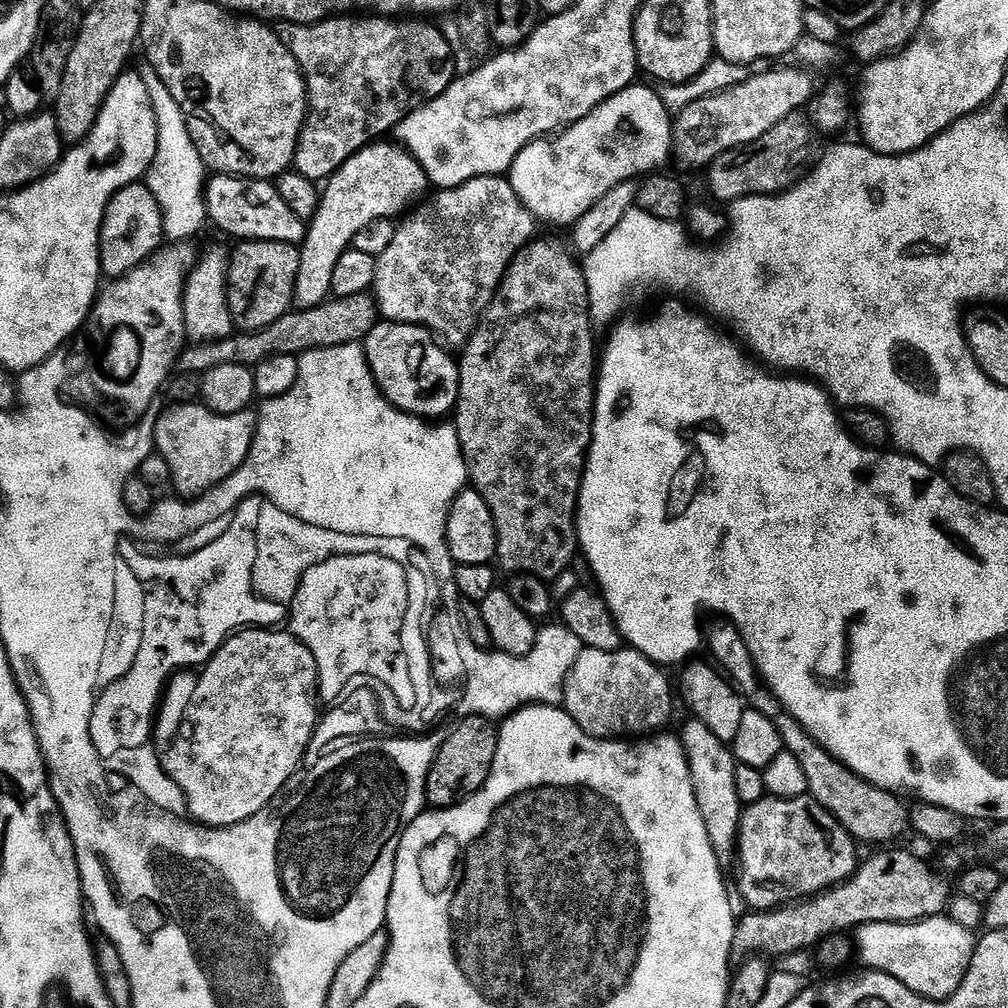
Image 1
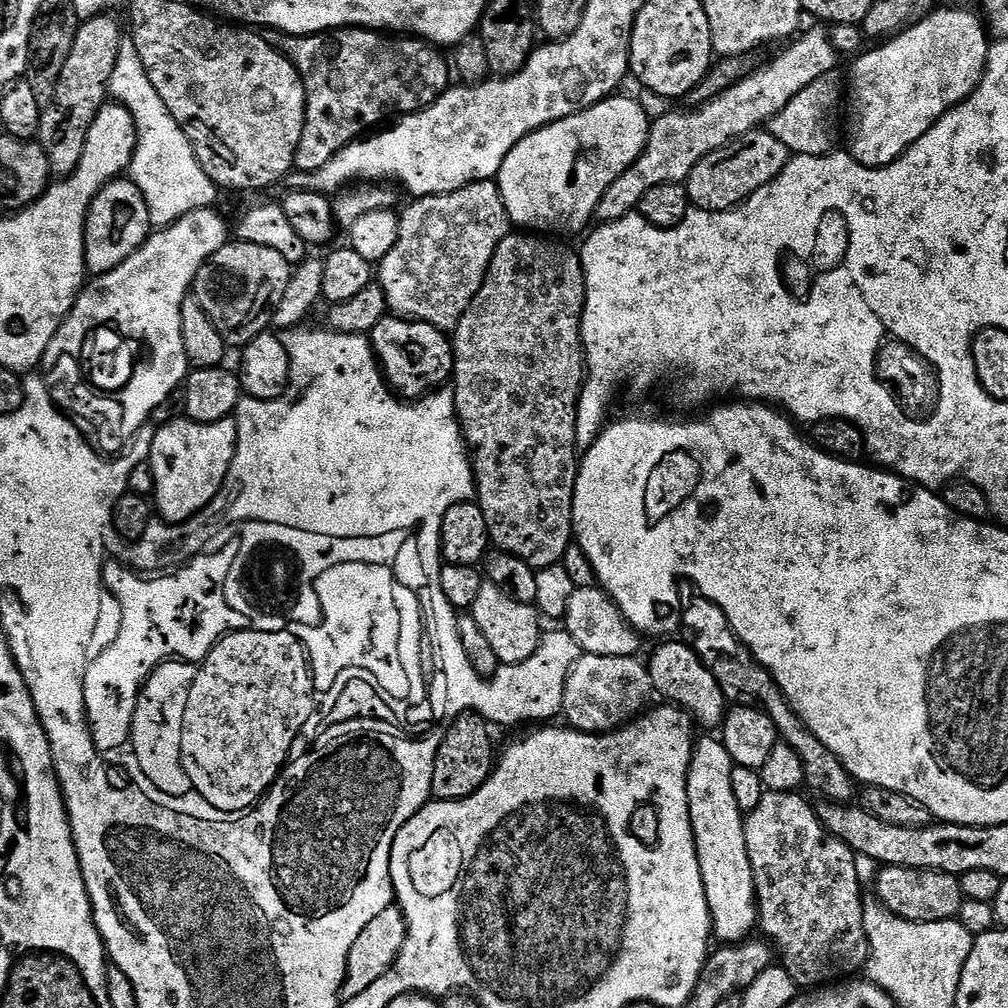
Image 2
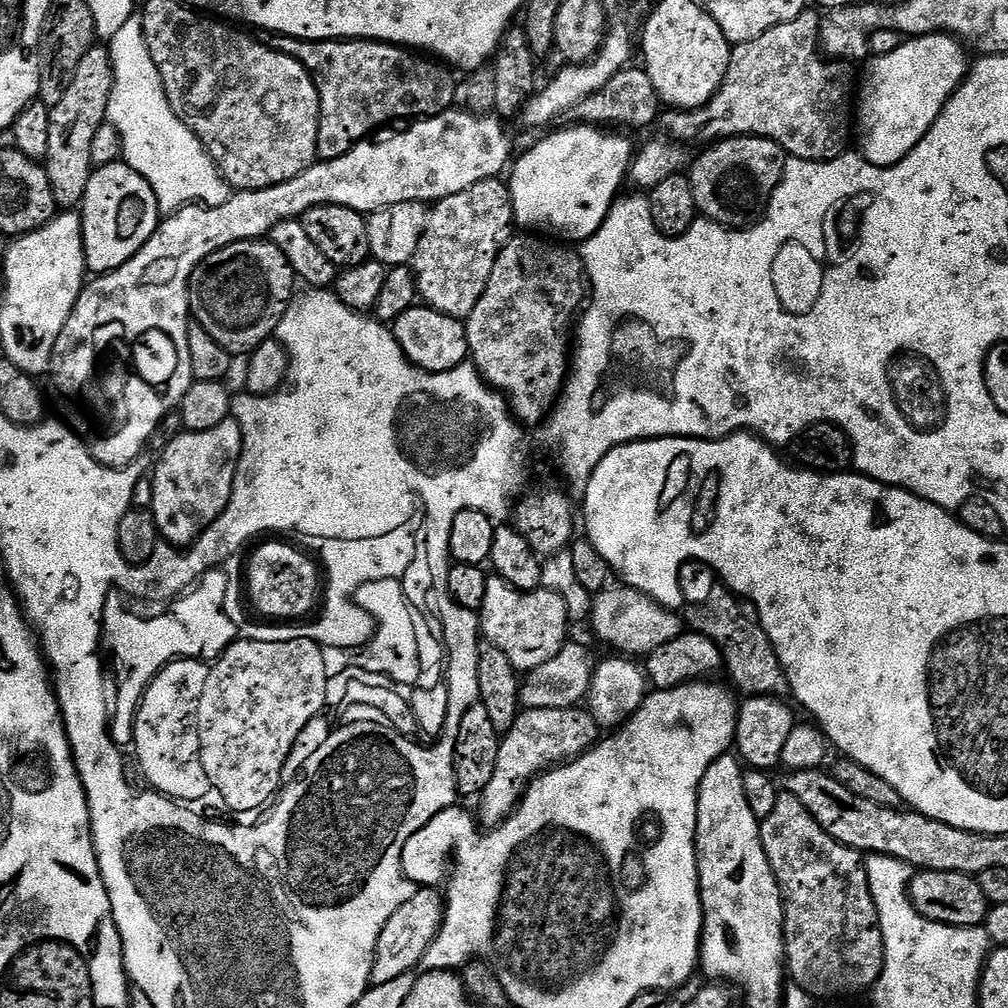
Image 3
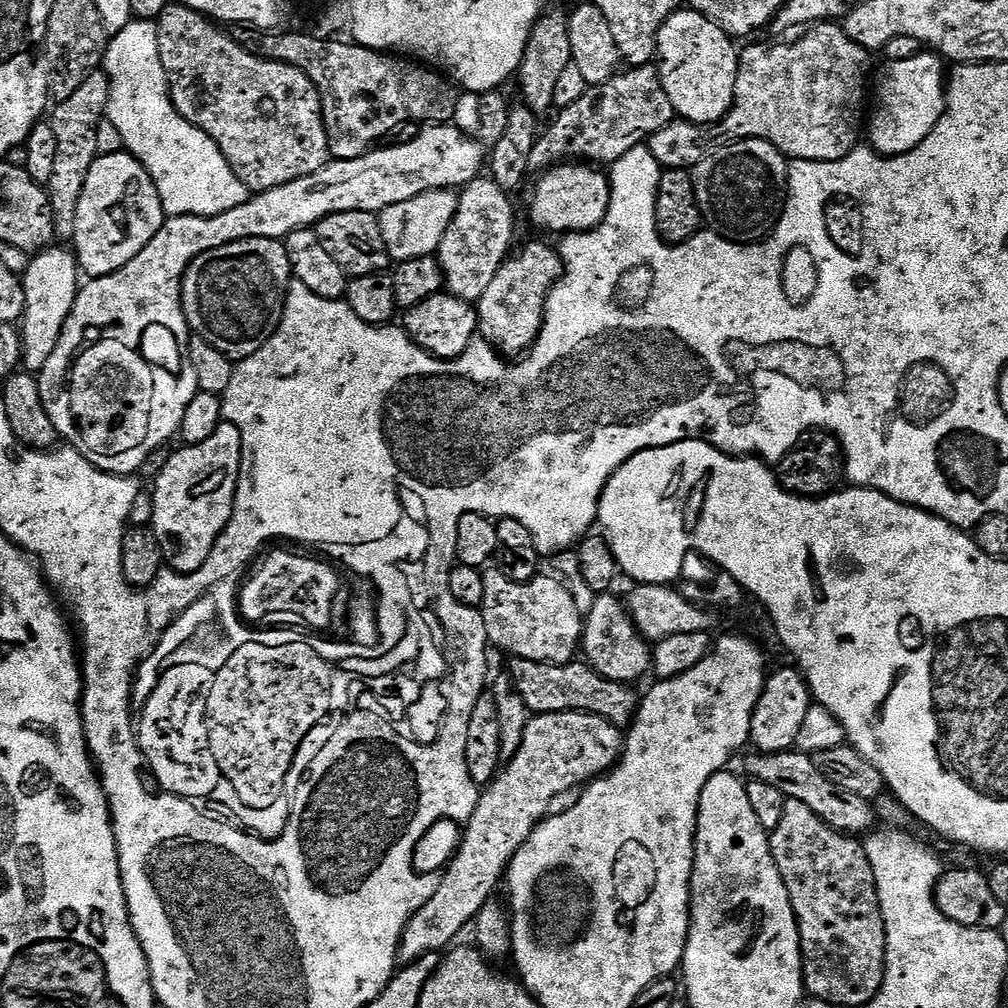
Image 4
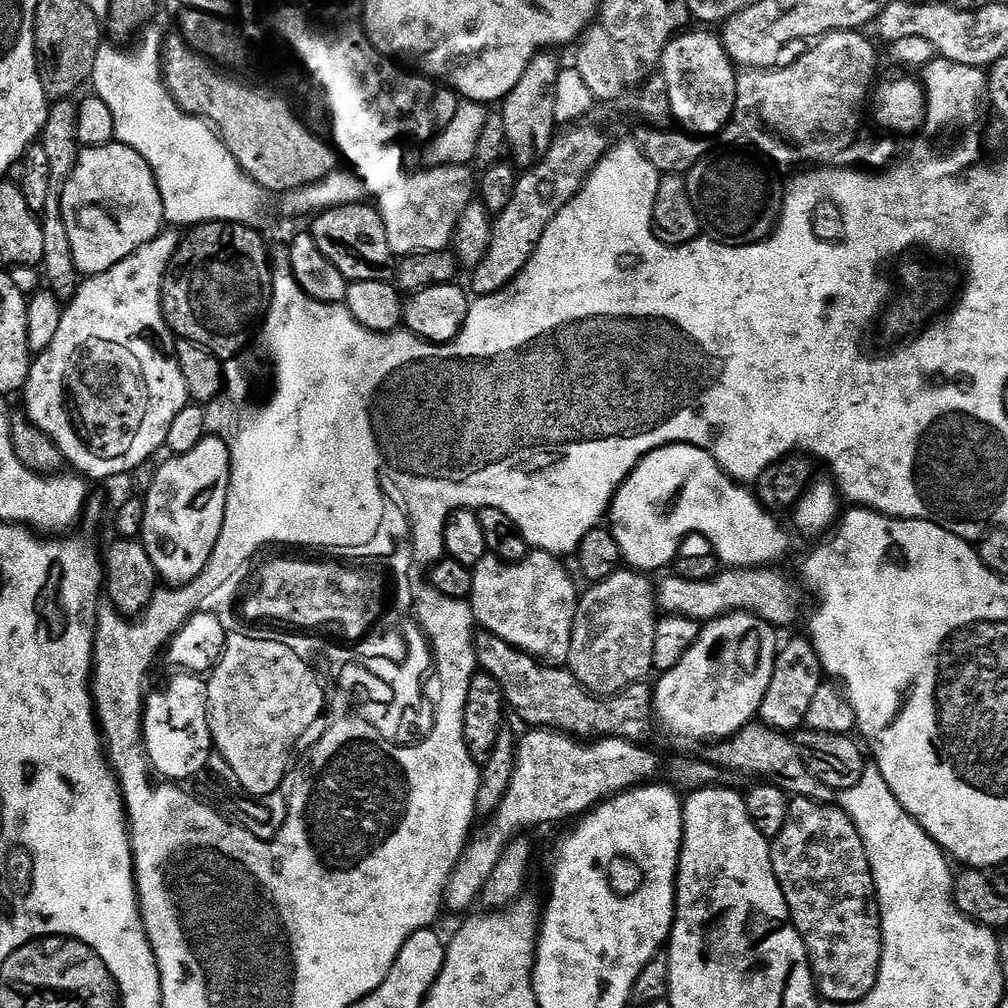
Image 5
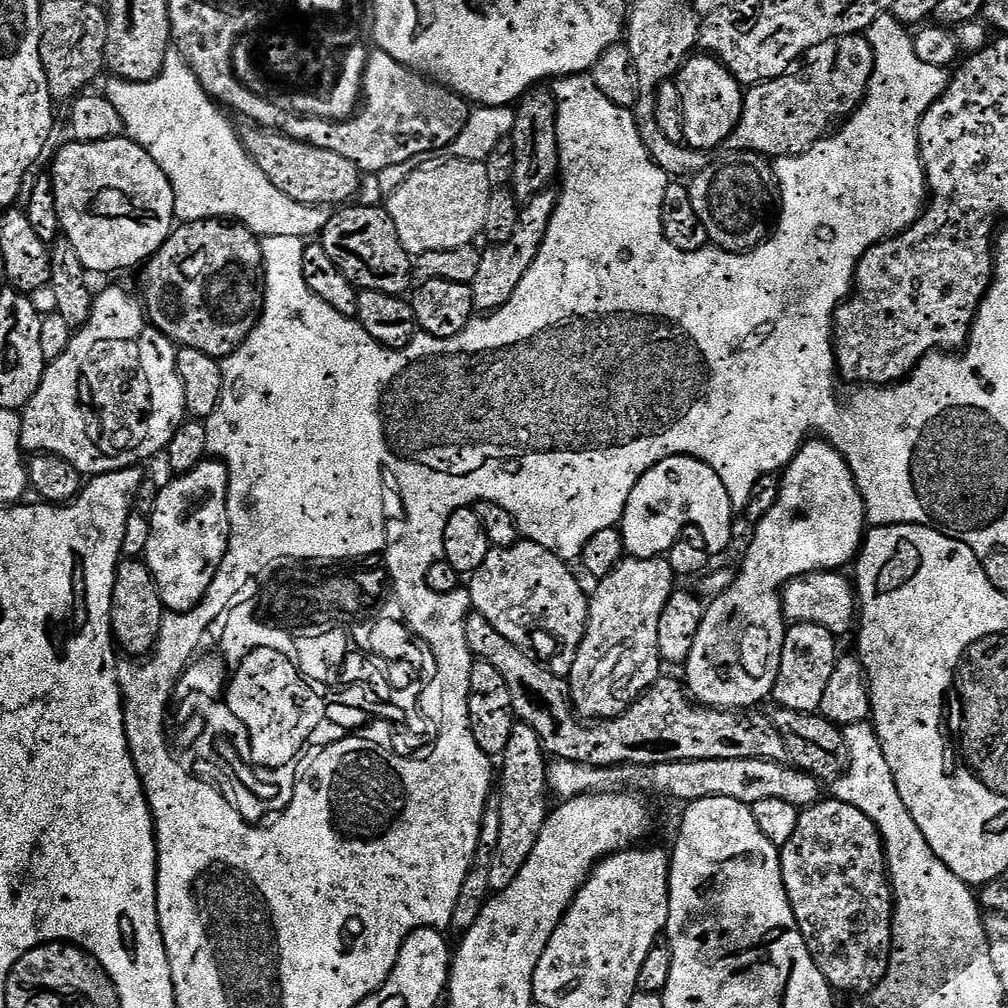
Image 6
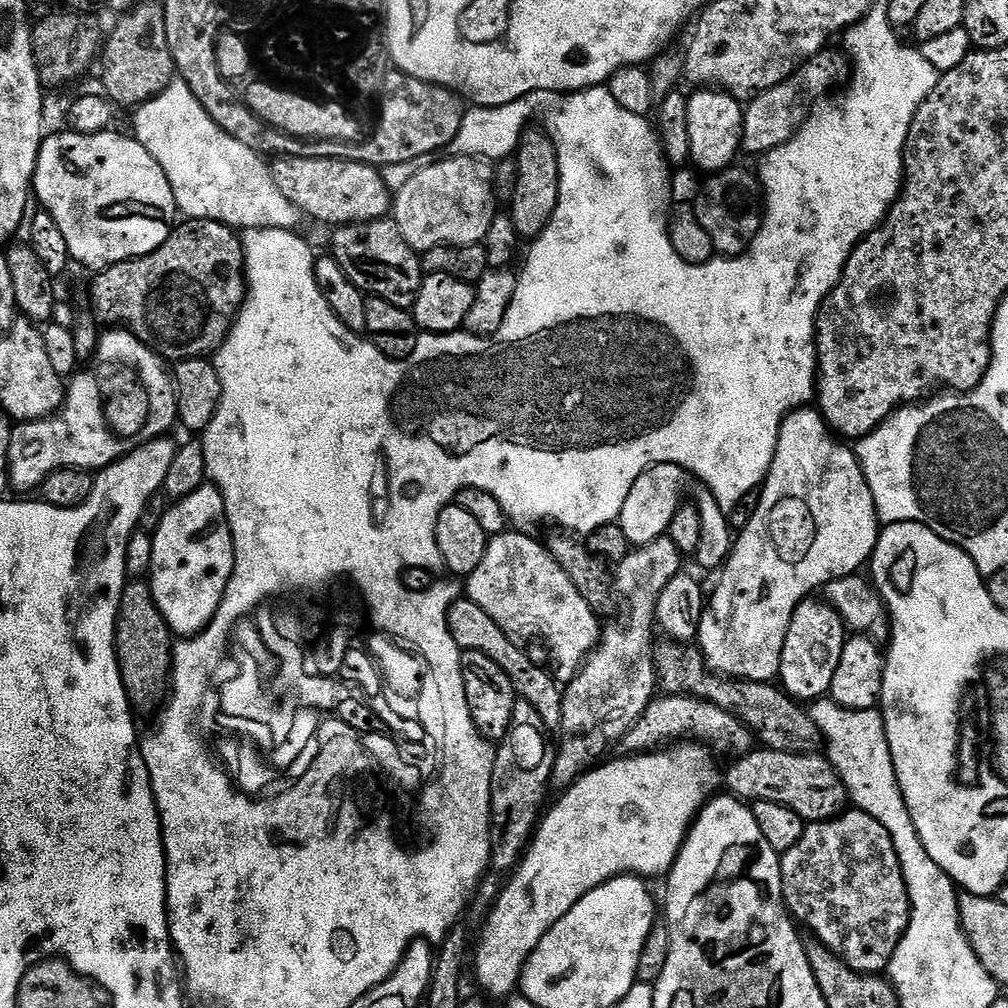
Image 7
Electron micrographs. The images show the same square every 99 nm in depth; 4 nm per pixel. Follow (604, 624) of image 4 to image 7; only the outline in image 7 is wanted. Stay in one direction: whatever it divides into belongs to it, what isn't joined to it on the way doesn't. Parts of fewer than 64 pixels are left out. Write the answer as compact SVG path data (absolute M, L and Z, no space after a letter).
M666 534L641 544L629 551L622 563L614 570L614 592L624 599L624 608L628 611L628 620L620 620L603 629L600 642L592 649L584 665L580 667L576 677L567 681L562 692L560 705L560 757L552 760L551 787L556 790L568 788L578 777L584 775L589 768L597 763L596 756L600 756L611 744L619 745L625 734L632 729L637 718L646 710L646 706L657 695L658 681L656 679L656 665L652 662L654 639L652 630L656 621L656 607L659 596L676 575L681 573L682 553L674 546L674 542Z

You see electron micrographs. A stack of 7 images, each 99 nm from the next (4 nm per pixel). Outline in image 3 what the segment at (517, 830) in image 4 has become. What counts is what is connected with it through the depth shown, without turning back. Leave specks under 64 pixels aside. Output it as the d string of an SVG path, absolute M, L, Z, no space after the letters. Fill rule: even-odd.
M587 707L575 708L524 708L514 726L503 733L498 750L498 762L486 790L480 793L478 820L485 829L491 830L507 820L520 804L520 797L528 791L528 785L542 772L575 760L583 752L596 747L602 729ZM421 887L410 898L410 902L402 902L398 910L386 922L382 934L378 938L376 947L376 964L372 967L372 984L385 984L394 982L394 978L402 978L409 975L412 968L420 968L428 947L434 942L434 938L440 933L440 927L444 924L445 905L439 891Z

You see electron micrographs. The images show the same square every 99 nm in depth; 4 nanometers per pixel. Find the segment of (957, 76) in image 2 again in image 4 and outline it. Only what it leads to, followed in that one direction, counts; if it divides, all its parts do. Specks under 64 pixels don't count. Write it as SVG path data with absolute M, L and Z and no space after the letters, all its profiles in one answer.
M922 50L916 56L889 60L883 66L885 68L874 76L870 115L866 120L866 140L868 136L867 143L872 151L879 152L881 156L901 156L922 143L944 113L946 64L937 53Z

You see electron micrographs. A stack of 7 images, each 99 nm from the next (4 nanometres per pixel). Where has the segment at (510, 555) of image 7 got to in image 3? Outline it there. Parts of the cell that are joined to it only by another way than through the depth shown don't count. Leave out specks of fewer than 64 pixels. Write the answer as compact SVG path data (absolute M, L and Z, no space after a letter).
M489 579L485 601L478 615L483 639L498 646L520 674L533 672L538 666L550 662L550 658L558 655L569 639L567 604L556 592L543 587L534 592L520 592L504 580Z

